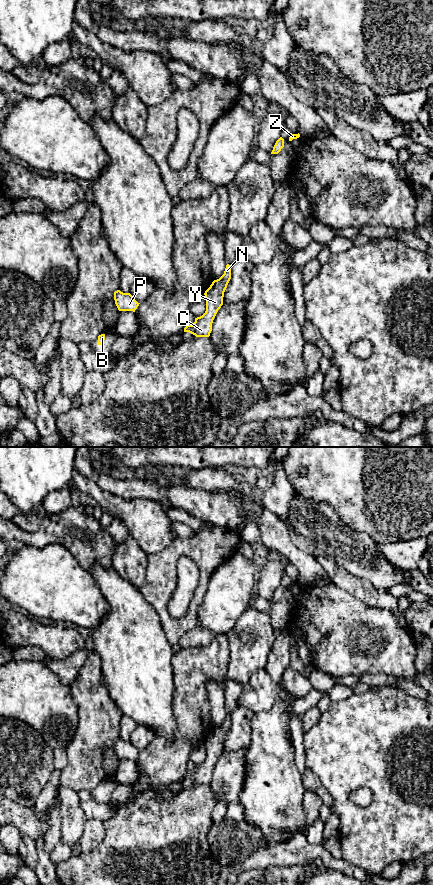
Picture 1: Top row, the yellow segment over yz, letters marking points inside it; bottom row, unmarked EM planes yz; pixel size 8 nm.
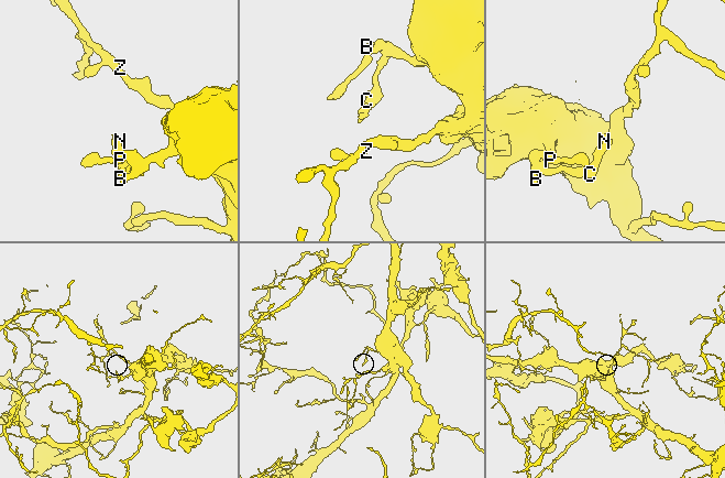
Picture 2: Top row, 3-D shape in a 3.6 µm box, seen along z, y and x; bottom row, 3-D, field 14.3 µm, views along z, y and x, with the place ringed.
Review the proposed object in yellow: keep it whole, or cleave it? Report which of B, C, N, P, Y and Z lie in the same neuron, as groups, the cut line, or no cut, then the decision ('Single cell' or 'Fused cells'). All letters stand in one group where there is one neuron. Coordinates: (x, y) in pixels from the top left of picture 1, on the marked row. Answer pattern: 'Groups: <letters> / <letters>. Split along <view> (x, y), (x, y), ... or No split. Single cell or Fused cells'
Groups: B C N P Y Z. No split. Single cell

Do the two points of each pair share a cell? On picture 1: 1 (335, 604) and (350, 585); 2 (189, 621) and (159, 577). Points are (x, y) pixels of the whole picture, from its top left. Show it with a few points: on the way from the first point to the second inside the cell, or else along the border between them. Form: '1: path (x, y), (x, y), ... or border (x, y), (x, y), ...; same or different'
1: border (331, 581), (365, 604); different
2: path (174, 622), (162, 611), (159, 603), (159, 592); same

